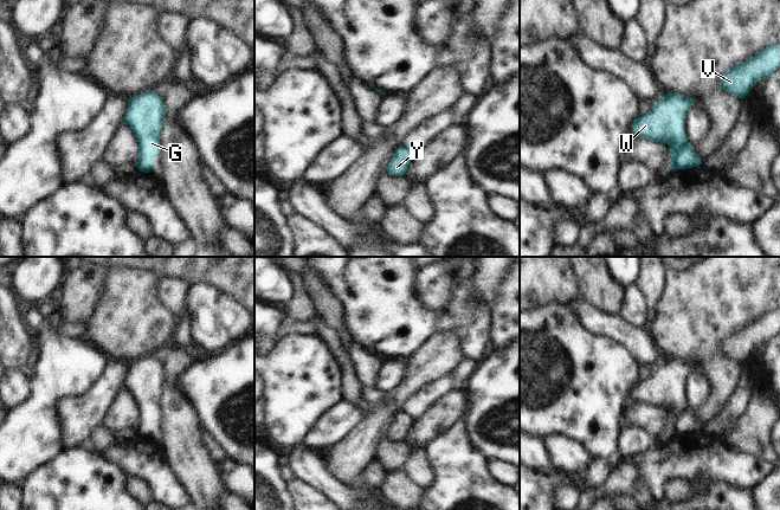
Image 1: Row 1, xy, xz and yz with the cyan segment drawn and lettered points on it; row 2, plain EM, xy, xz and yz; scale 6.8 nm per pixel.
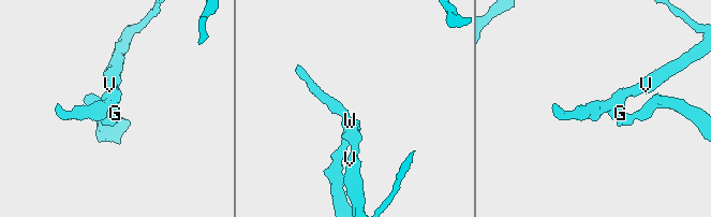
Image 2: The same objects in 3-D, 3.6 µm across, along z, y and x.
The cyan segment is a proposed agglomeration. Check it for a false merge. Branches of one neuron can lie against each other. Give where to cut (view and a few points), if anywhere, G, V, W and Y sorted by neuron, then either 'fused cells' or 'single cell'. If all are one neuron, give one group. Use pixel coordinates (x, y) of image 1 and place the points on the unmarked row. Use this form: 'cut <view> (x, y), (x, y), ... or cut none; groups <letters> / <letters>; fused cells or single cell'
cut yz (688, 408), (675, 425), (676, 433); groups G V W / Y; fused cells

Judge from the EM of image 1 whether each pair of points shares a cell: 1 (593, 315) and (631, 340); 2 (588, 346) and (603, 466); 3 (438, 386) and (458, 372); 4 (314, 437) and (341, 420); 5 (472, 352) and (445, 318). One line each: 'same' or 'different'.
1: same
2: different
3: different
4: same
5: same

